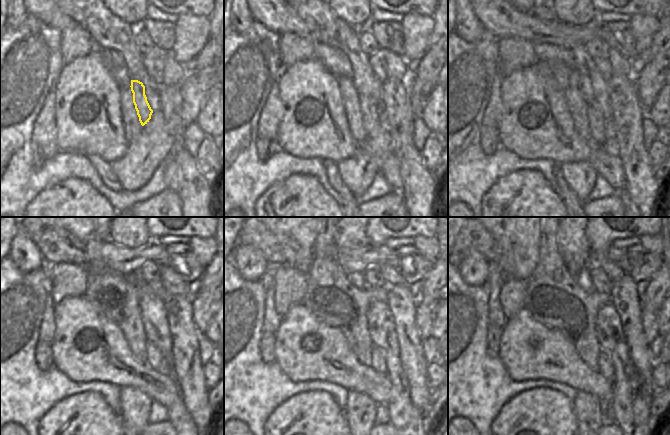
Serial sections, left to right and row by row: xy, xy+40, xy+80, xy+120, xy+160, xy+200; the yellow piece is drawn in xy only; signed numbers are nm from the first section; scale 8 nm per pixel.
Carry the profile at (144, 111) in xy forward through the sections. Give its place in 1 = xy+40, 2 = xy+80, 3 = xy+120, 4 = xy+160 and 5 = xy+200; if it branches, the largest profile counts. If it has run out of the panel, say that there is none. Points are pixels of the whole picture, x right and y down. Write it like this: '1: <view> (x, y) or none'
1: xy+40 (369, 110)
2: xy+80 (602, 130)
3: xy+120 (154, 358)
4: xy+160 (378, 362)
5: xy+200 (604, 364)

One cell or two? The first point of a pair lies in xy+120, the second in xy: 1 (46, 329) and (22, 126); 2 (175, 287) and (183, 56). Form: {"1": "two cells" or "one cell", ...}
{"1": "two cells", "2": "two cells"}

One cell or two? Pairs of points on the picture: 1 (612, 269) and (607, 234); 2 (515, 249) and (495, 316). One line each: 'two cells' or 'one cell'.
1: one cell
2: one cell

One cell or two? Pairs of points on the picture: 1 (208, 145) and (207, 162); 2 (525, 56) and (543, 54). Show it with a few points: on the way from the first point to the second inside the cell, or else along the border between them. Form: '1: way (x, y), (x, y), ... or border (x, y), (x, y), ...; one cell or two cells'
1: way (208, 149), (207, 158); one cell
2: border (532, 44), (537, 59); two cells

